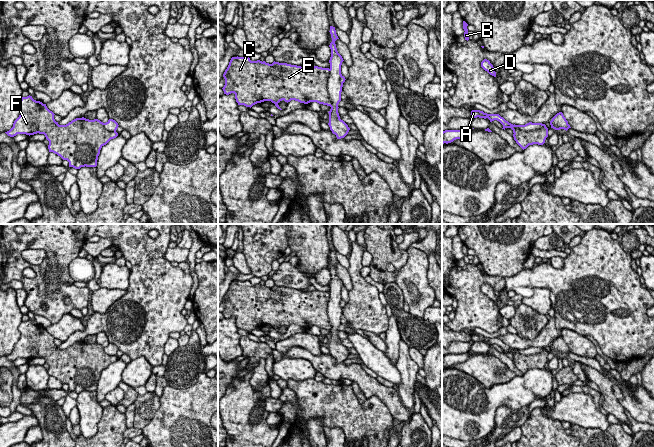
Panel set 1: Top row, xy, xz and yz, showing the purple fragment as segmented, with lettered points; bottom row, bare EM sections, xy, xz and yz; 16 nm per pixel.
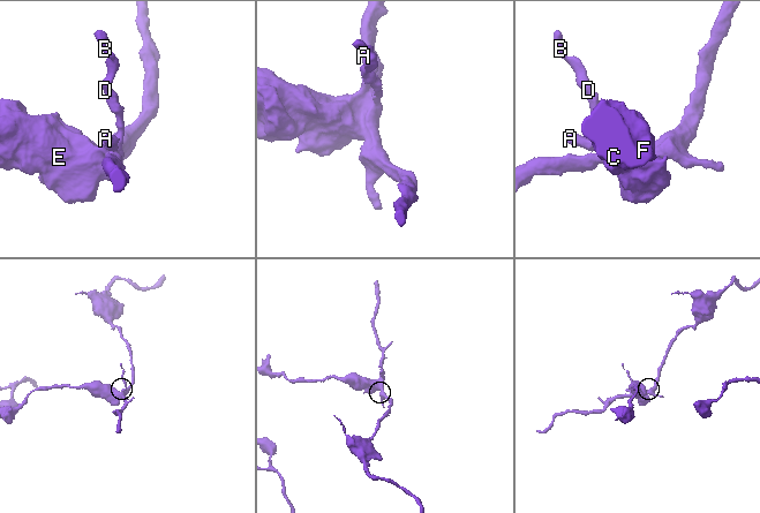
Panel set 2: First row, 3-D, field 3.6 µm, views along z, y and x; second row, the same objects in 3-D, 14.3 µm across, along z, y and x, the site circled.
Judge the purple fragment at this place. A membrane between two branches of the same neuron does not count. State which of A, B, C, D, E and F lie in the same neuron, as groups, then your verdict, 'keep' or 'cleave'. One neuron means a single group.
groups A C E F / B D; cleave

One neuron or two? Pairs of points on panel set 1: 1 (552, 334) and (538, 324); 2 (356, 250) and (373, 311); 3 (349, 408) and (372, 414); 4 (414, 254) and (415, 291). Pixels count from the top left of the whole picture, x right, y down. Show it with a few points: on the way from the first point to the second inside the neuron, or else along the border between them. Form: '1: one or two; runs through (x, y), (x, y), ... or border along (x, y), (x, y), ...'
1: two; border along (549, 320), (534, 338), (522, 337)
2: one; runs through (356, 265), (356, 278), (363, 296)
3: one; runs through (355, 414), (366, 414)
4: one; runs through (415, 263), (415, 282)

